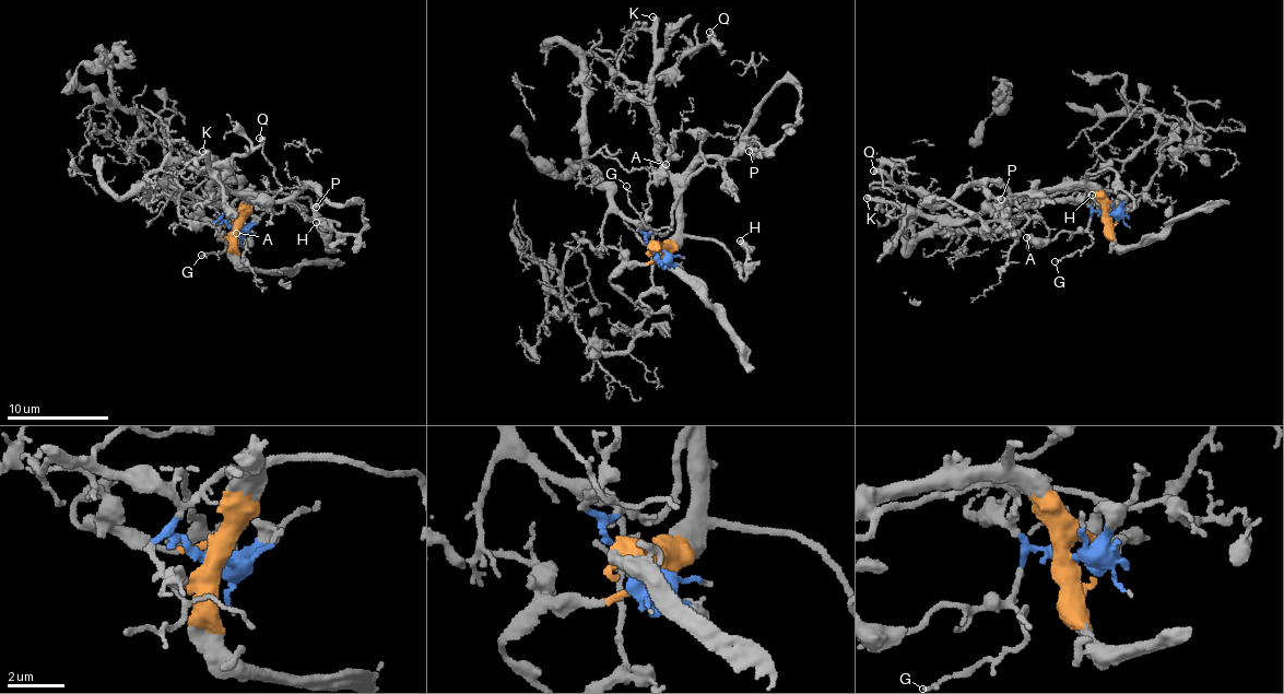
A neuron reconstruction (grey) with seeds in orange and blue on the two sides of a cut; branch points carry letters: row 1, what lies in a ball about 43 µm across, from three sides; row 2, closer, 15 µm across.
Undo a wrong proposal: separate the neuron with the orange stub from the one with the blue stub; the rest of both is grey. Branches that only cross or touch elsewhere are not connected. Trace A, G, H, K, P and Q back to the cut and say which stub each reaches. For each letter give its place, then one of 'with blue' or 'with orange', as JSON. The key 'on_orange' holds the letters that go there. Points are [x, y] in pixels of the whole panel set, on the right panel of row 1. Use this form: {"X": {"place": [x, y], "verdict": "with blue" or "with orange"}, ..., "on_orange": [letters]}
{"A": {"place": [1026, 237], "verdict": "with blue"}, "G": {"place": [1055, 261], "verdict": "with blue"}, "H": {"place": [1092, 195], "verdict": "with orange"}, "K": {"place": [867, 198], "verdict": "with orange"}, "P": {"place": [1001, 199], "verdict": "with orange"}, "Q": {"place": [873, 171], "verdict": "with blue"}, "on_orange": ["H", "K", "P"]}

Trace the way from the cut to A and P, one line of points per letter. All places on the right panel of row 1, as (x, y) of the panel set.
A: (1107, 214), (1096, 213), (1083, 230), (1060, 232), (1052, 239), (1025, 236)
P: (1107, 214), (1107, 207), (1087, 187), (1043, 188), (1015, 200), (990, 181), (985, 186), (1002, 199)

